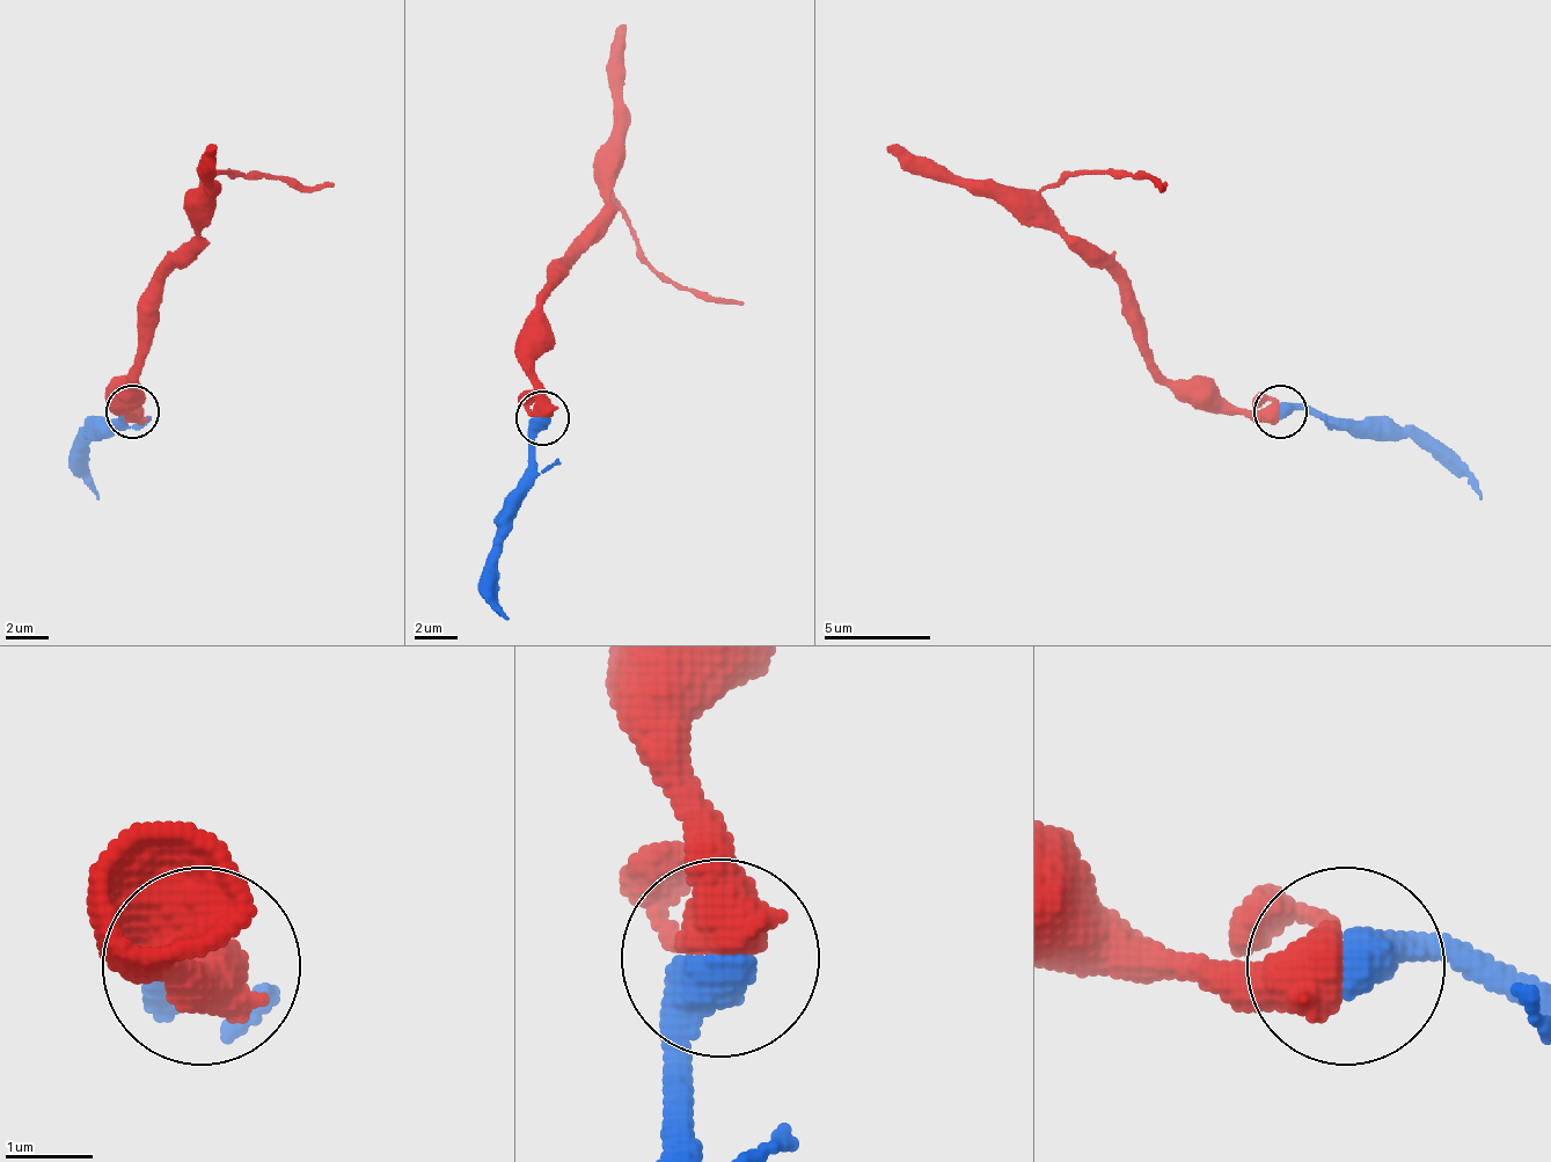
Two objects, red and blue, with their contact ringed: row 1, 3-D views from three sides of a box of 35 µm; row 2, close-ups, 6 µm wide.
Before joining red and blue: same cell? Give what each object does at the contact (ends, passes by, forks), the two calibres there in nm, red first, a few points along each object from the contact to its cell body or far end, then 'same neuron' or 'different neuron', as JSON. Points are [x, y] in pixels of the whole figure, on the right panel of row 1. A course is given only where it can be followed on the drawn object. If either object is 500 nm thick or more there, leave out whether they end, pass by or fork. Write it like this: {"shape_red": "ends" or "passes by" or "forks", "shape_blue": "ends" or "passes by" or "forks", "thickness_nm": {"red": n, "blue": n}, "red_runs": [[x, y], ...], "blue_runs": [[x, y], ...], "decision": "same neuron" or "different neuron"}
{"thickness_nm": {"red": 500, "blue": 550}, "red_runs": [[1279, 413], [1199, 407], [1150, 359], [1129, 294], [1038, 194], [1076, 172], [1140, 172], [1161, 188], [1167, 183]], "blue_runs": [[1279, 413], [1353, 418], [1434, 445], [1482, 498]], "decision": "same neuron"}

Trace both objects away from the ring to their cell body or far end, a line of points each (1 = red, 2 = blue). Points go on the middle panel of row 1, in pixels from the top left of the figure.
1: (543, 416), (533, 309), (548, 289), (548, 267), (597, 219), (602, 176), (634, 246), (666, 277), (741, 305)
2: (543, 416), (527, 491), (495, 571), (495, 608), (506, 620)

